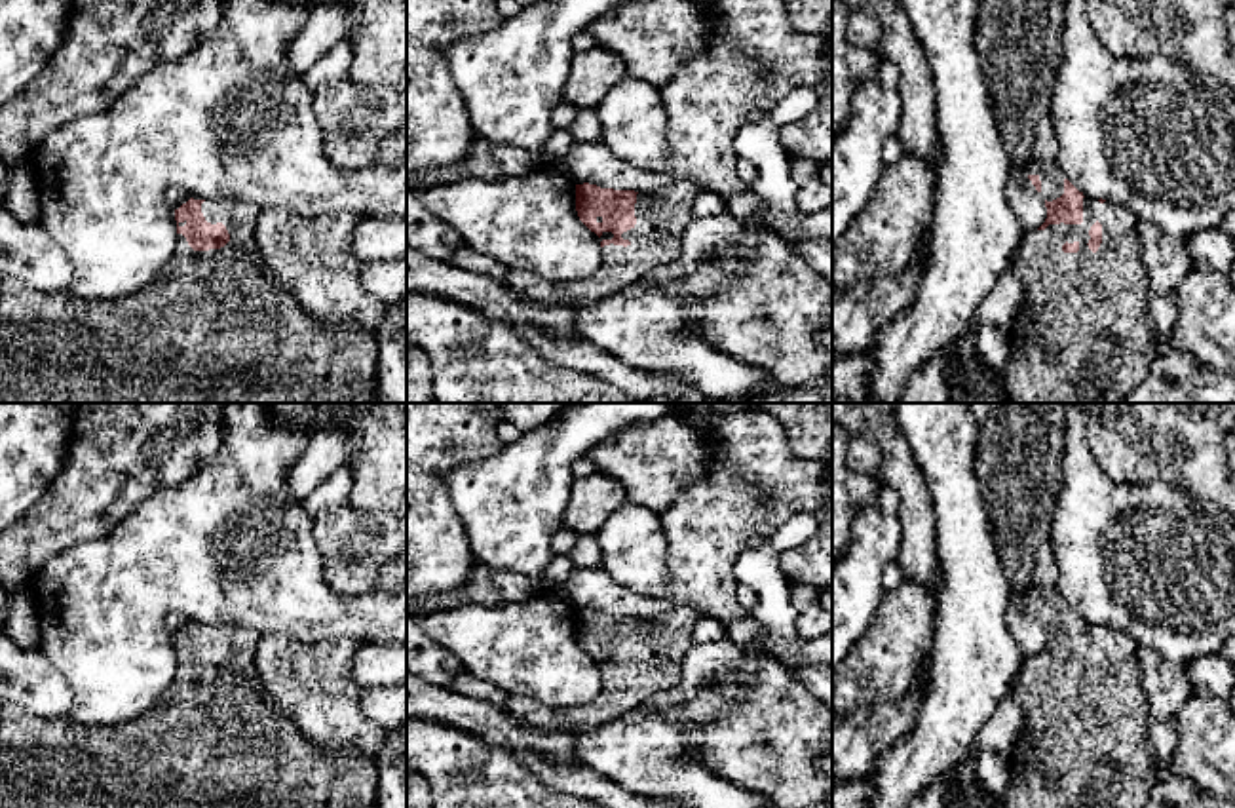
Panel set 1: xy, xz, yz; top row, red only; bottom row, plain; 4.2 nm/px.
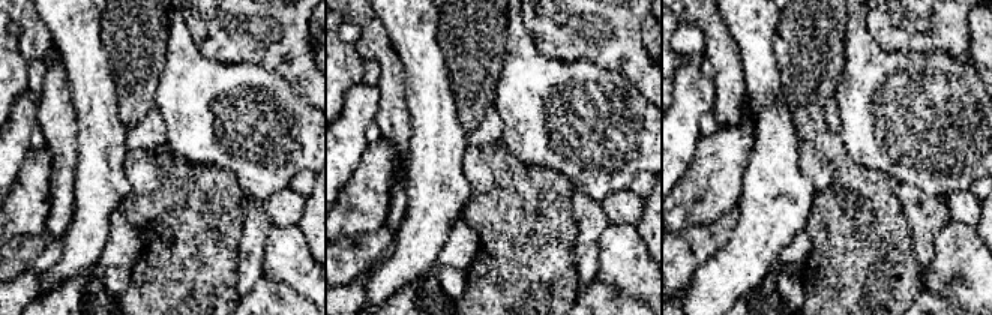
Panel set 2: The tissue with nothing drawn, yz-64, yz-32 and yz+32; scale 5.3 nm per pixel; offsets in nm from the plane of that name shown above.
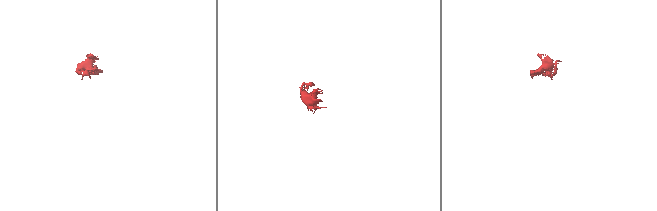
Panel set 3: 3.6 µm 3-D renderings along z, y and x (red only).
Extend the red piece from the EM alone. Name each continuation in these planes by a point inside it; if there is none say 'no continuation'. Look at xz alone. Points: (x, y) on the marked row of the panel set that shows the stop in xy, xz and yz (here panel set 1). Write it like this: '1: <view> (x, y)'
1: xz (662, 215)

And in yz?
1: yz (1083, 324)

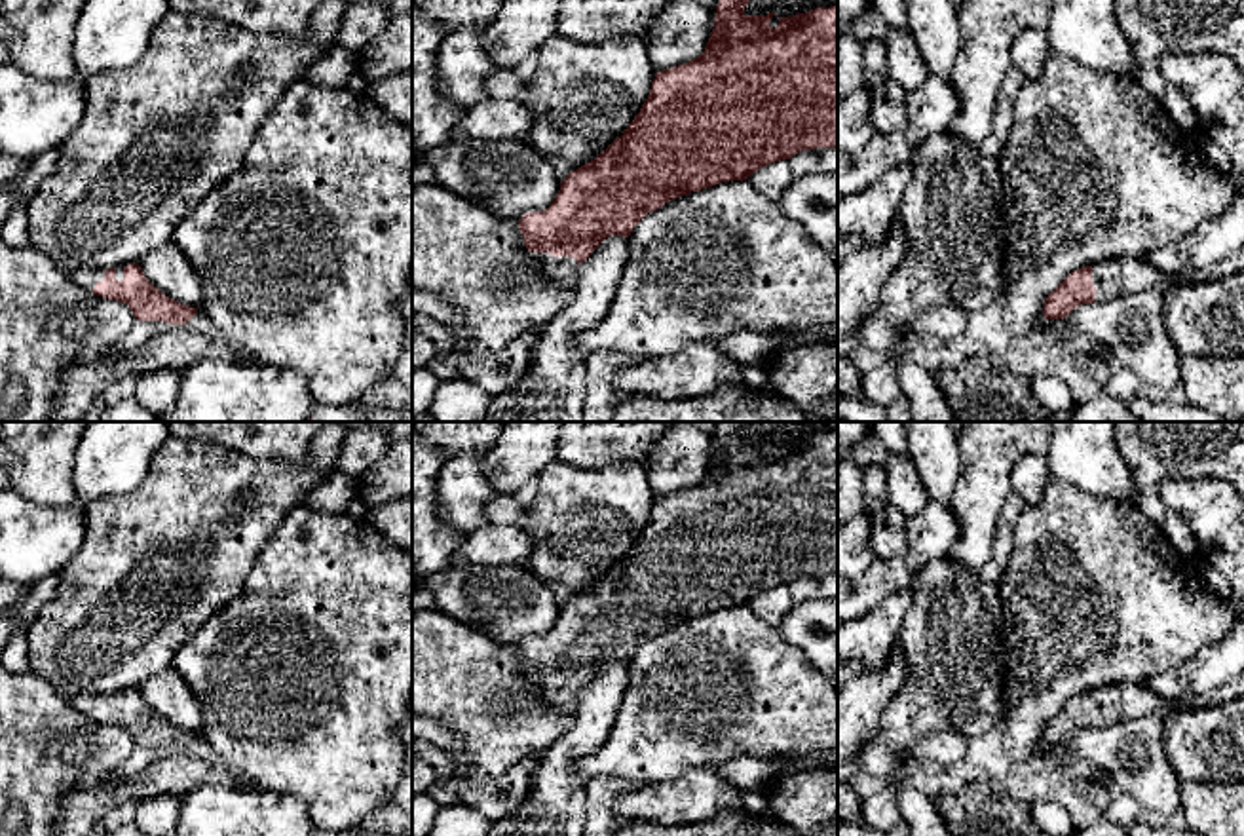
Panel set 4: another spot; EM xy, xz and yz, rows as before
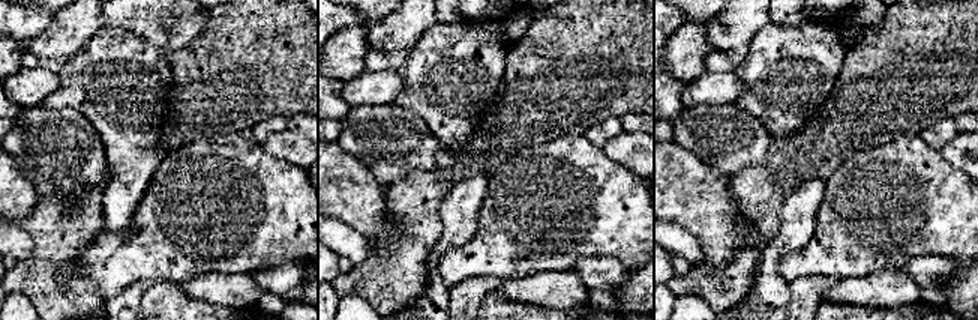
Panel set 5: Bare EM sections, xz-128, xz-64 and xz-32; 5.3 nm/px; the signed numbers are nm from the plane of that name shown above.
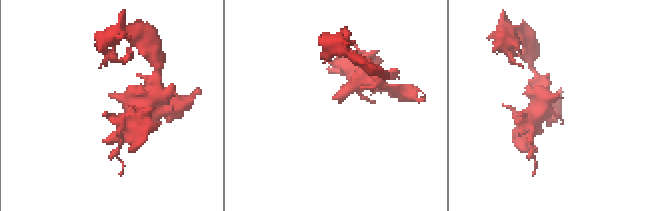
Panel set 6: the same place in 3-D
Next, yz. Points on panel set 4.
1: yz (1112, 278)

